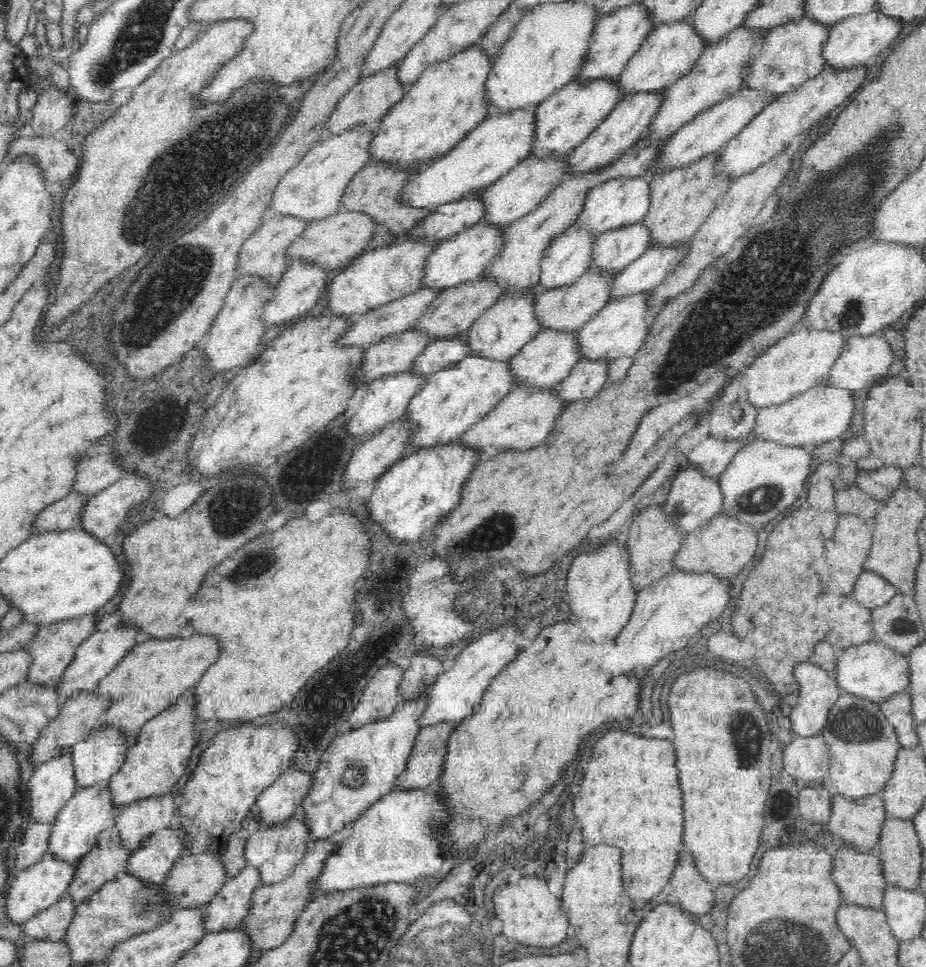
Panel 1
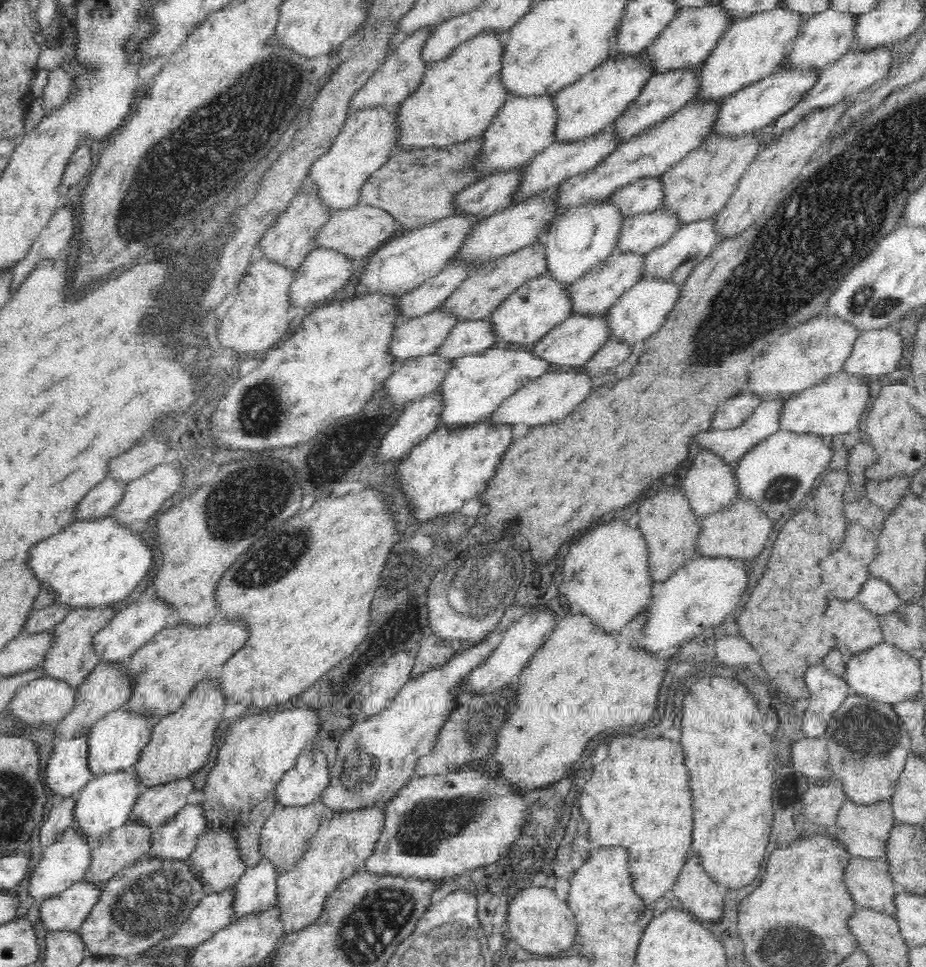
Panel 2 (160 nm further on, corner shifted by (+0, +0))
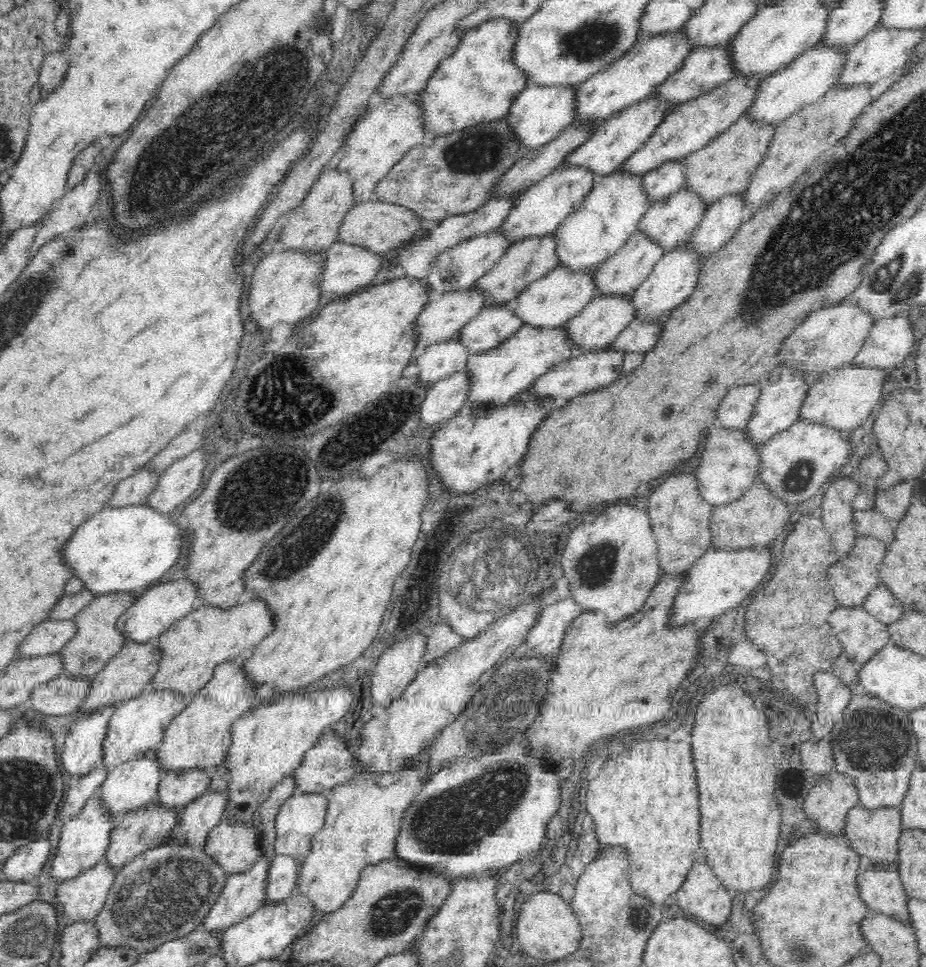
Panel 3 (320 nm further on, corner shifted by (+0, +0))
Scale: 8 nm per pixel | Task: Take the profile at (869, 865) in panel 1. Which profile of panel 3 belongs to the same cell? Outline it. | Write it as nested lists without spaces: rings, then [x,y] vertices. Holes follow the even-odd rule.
[[[873,863],[869,869],[857,872],[856,882],[859,897],[870,911],[887,914],[902,922],[908,920],[908,895],[896,872],[875,870]]]

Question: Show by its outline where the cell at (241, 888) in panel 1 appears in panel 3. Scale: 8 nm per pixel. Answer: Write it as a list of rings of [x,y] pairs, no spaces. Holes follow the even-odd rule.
[[[274,853],[269,860],[263,889],[264,904],[272,904],[295,894],[297,868],[300,861]]]

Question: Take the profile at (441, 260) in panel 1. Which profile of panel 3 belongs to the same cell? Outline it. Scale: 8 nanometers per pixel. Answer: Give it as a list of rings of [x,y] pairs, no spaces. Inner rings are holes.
[[[580,167],[554,170],[514,198],[514,206],[511,206],[502,219],[502,224],[496,232],[510,245],[530,238],[553,235],[566,216],[583,204],[597,179],[594,173]]]

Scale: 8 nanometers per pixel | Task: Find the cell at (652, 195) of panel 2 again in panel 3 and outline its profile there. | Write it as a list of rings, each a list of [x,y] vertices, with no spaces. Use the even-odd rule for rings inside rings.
[[[667,163],[642,177],[641,190],[644,191],[644,197],[648,199],[648,203],[654,205],[682,190],[682,182],[684,182],[683,164]]]

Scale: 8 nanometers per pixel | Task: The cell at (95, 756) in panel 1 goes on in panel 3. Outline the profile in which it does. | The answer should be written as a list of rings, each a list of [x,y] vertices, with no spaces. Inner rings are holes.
[[[162,690],[162,692],[145,691],[140,697],[127,700],[114,707],[112,718],[108,720],[106,734],[102,739],[101,762],[106,769],[136,760],[141,756],[151,754],[154,748],[161,741],[164,729],[172,718],[187,706],[179,694]]]

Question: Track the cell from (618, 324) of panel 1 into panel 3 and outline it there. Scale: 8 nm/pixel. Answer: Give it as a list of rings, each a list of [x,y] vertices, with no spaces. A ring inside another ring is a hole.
[[[689,250],[666,251],[653,266],[652,272],[637,286],[630,295],[633,318],[640,322],[661,322],[670,312],[680,307],[692,294],[697,281],[697,270],[702,260],[695,258]]]

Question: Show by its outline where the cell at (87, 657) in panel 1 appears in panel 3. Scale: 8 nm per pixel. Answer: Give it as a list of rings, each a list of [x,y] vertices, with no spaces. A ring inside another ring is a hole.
[[[183,578],[172,579],[168,583],[152,585],[141,591],[128,610],[118,617],[115,629],[123,636],[125,644],[151,644],[171,624],[186,616],[194,607],[196,607],[195,586],[191,586],[191,582],[183,582]]]

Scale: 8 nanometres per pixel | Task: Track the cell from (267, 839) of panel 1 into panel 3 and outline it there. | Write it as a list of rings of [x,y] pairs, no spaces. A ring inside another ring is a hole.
[[[293,793],[278,809],[274,821],[274,852],[301,861],[311,849],[313,836],[323,827],[328,794]]]

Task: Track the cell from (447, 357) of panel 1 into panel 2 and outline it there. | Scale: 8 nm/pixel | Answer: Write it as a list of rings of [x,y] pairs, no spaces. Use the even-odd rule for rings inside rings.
[[[487,319],[458,321],[434,353],[451,361],[463,356],[481,355],[492,346],[494,346],[493,334]]]

